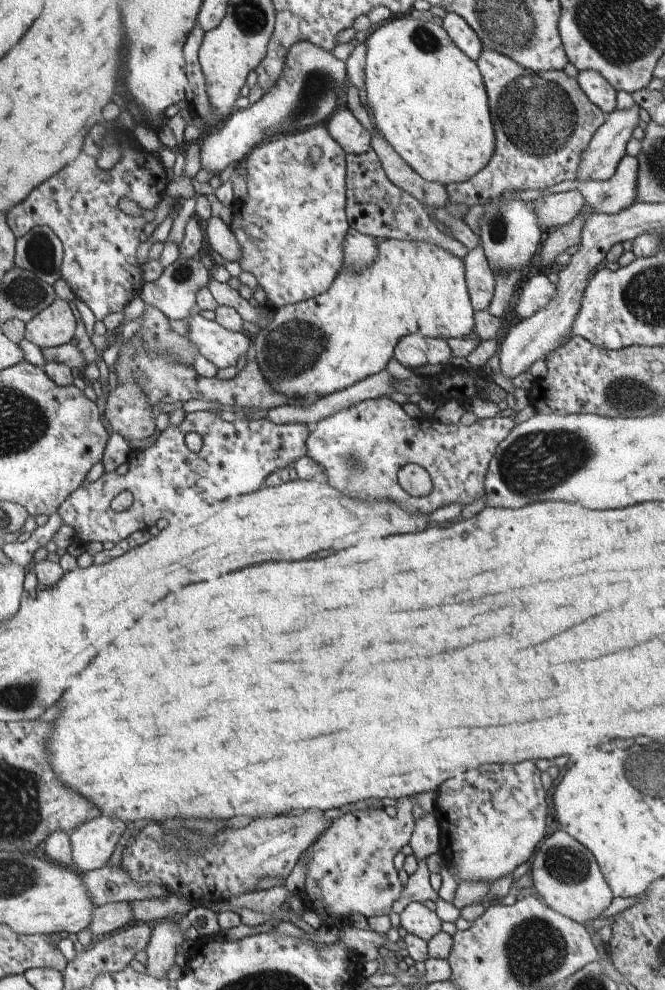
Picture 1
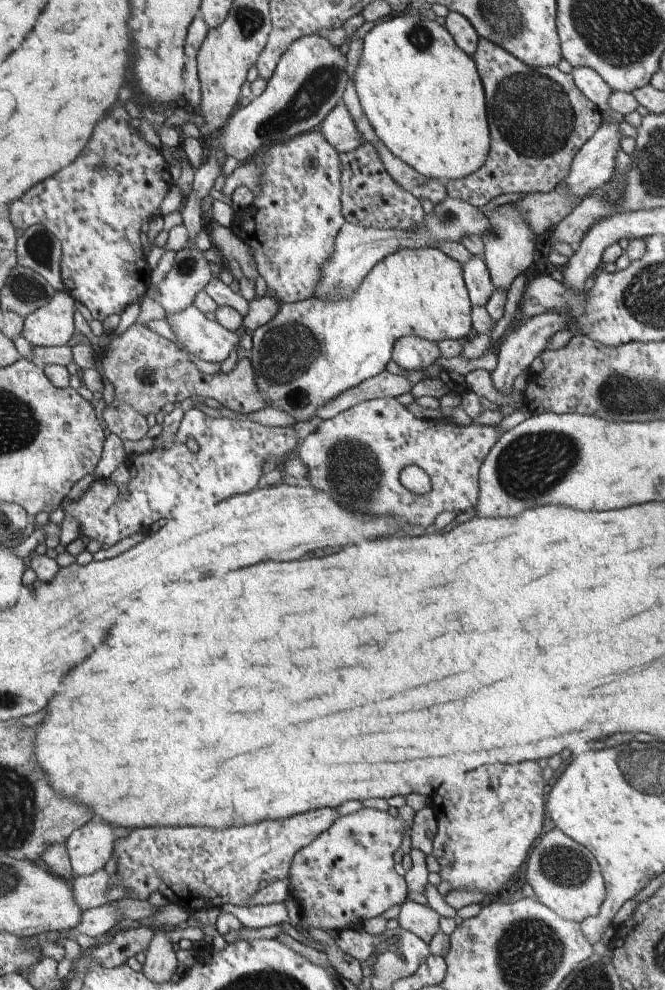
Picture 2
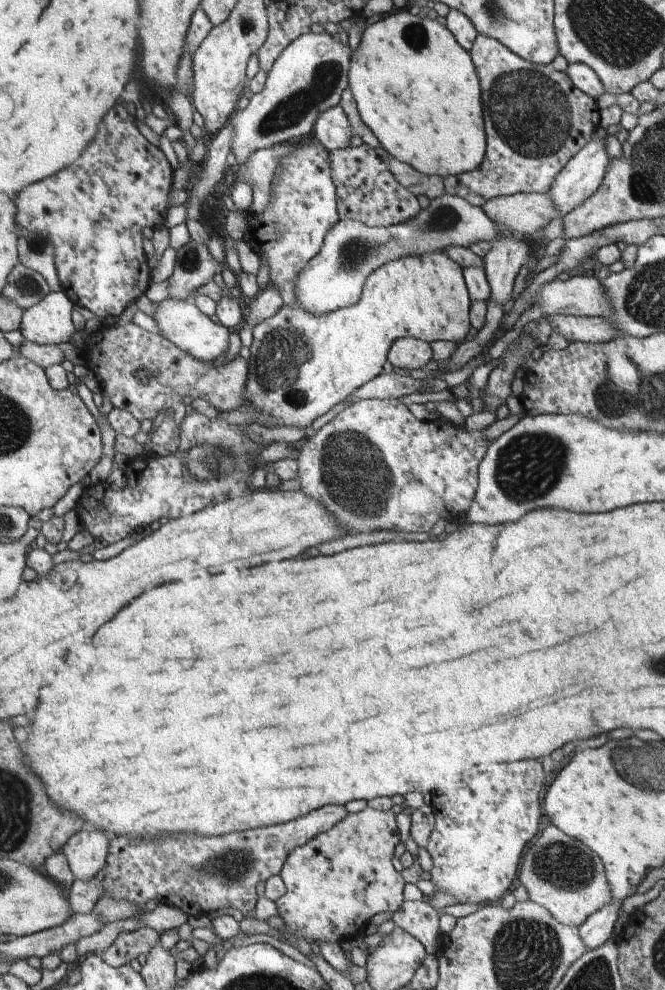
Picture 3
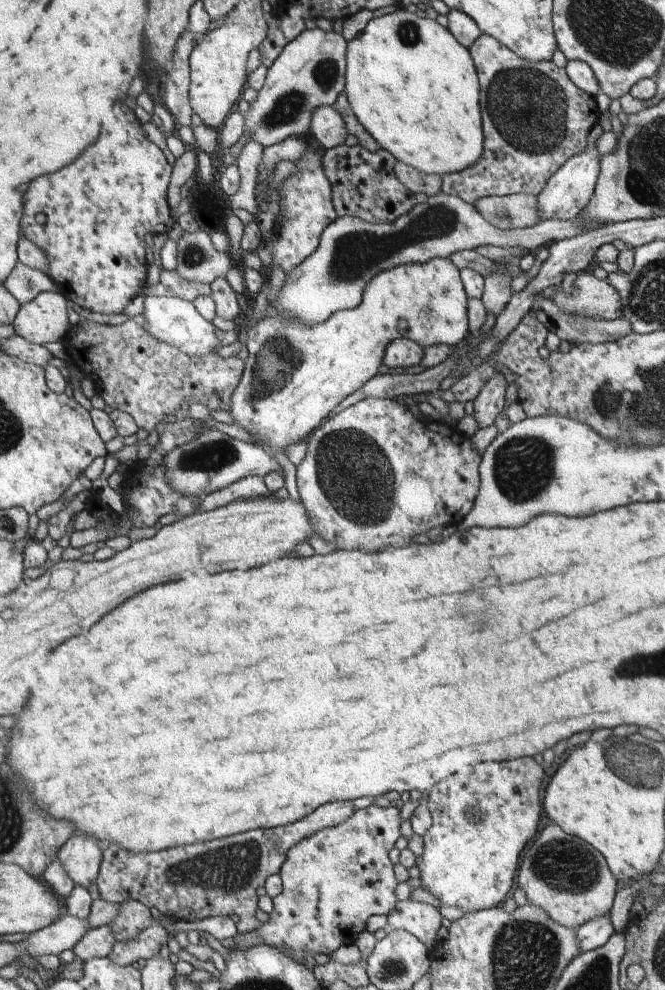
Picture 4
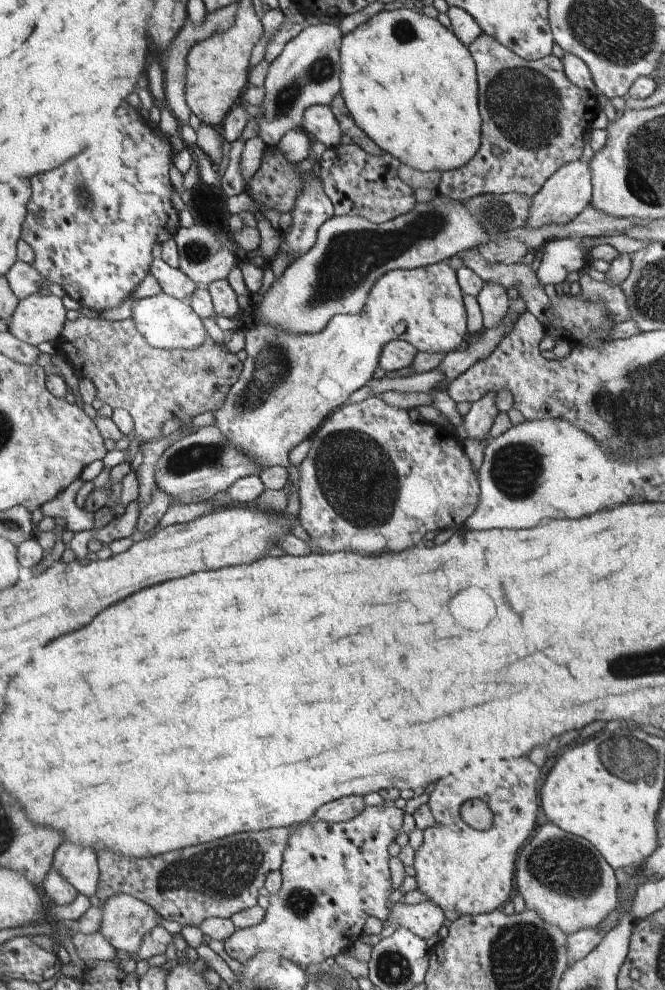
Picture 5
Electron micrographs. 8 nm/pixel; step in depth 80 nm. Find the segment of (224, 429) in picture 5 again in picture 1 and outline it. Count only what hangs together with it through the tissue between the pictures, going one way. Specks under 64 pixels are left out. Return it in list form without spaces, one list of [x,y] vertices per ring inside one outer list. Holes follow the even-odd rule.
[[[378,239],[377,245],[379,248],[378,254],[369,267],[366,267],[359,273],[340,273],[336,276],[336,280],[334,280],[333,284],[330,285],[330,288],[325,293],[274,310],[272,318],[267,322],[267,325],[262,327],[255,336],[252,337],[257,363],[262,372],[264,372],[265,378],[269,380],[269,385],[287,396],[289,399],[287,402],[288,405],[300,405],[301,407],[310,406],[326,395],[337,393],[373,374],[380,373],[387,368],[387,364],[390,362],[390,358],[393,357],[396,350],[397,342],[406,335],[420,333],[426,337],[449,340],[464,338],[464,336],[468,336],[468,334],[472,332],[472,328],[474,328],[474,317],[476,316],[474,310],[472,310],[473,304],[470,304],[471,296],[468,296],[469,287],[465,278],[465,262],[463,259],[450,254],[446,249],[430,243],[425,243],[424,241]]]

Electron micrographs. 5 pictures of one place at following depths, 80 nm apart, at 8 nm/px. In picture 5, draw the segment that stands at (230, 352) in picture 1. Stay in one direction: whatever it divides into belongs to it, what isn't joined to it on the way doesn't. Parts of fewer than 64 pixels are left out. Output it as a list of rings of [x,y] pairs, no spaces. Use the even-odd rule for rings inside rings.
[[[164,292],[136,299],[132,306],[130,319],[135,322],[145,341],[158,349],[192,350],[207,344],[210,339],[202,325],[202,318],[198,316],[197,311],[189,305],[188,301],[181,301]]]

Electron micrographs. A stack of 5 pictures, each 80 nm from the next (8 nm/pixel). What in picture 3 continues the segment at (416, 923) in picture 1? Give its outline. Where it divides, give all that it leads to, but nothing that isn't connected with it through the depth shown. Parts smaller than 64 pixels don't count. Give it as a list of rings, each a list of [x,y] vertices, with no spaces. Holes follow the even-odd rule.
[[[406,901],[393,912],[391,919],[396,927],[417,938],[428,955],[436,954],[441,933],[438,927],[439,911],[427,901]]]

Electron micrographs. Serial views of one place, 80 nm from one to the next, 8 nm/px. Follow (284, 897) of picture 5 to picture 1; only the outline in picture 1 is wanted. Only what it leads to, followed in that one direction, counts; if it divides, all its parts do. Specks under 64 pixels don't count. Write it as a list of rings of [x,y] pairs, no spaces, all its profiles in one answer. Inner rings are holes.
[[[370,808],[353,810],[333,820],[329,828],[307,849],[305,883],[300,893],[306,910],[313,910],[325,925],[341,919],[342,916],[350,917],[351,914],[362,914],[366,918],[388,915],[392,904],[402,896],[402,882],[396,874],[392,858],[412,838],[416,822],[412,814],[408,814],[408,818],[408,824],[402,824],[398,815],[390,818],[385,809]]]

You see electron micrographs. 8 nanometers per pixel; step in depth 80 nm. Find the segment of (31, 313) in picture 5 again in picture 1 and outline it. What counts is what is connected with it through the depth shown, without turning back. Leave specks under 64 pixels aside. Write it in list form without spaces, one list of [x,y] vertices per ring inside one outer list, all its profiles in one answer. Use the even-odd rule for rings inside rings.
[[[58,296],[52,305],[25,323],[25,338],[41,349],[69,343],[78,324],[70,305]]]

